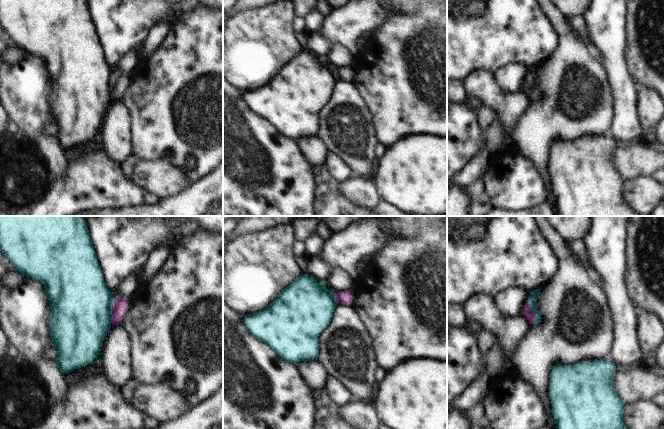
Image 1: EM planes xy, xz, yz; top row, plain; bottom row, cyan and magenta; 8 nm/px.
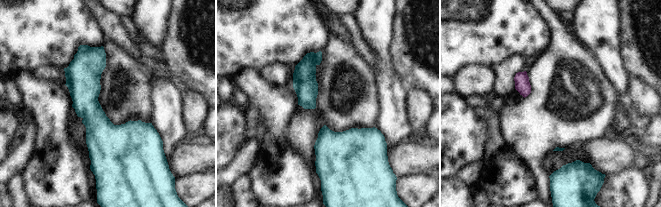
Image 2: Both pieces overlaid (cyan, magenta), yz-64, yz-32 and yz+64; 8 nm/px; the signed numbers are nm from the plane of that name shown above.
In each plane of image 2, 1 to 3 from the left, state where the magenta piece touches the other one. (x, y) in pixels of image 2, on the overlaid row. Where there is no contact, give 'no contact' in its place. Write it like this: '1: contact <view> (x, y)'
1: no contact
2: no contact
3: no contact

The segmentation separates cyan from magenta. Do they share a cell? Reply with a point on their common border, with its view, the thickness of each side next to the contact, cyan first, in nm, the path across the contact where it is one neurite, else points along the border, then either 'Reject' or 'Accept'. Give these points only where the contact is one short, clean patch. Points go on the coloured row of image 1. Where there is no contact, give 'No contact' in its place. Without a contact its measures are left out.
Touches cyan at xy (111, 312). Thickness 500 nm (cyan) against 130 nm. Path across: xy (81, 304), (111, 312), (120, 306). Accept.

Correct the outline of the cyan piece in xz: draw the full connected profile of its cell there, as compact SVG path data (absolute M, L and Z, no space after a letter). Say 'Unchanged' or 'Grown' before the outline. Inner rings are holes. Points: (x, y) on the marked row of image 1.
Grown. M302 274L265 309L245 315L245 326L285 361L316 361L320 333L331 322L337 304L349 307L353 296L352 288L333 294L324 284Z

